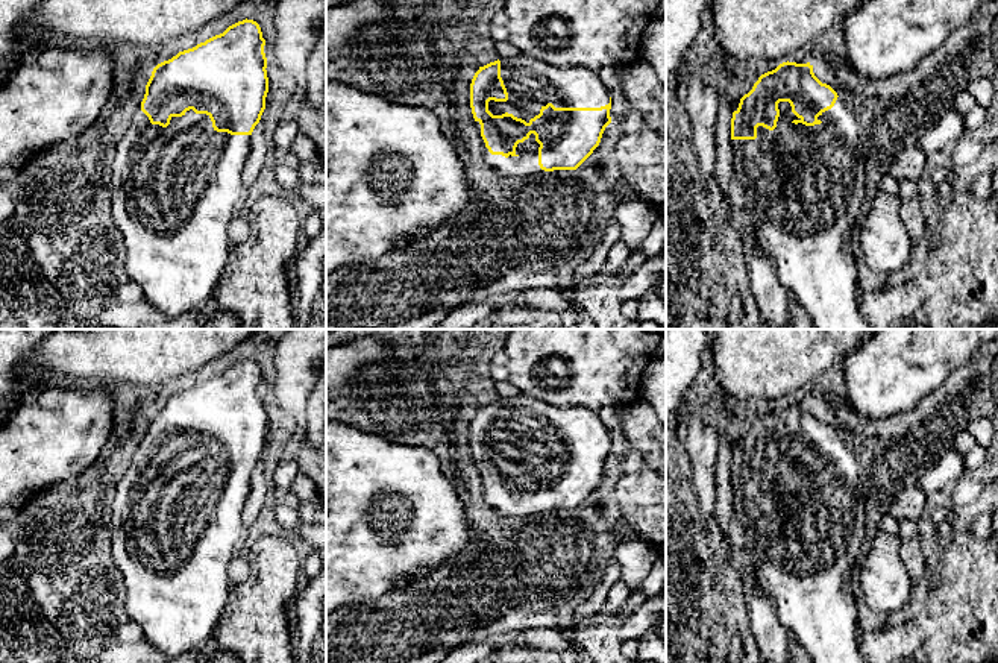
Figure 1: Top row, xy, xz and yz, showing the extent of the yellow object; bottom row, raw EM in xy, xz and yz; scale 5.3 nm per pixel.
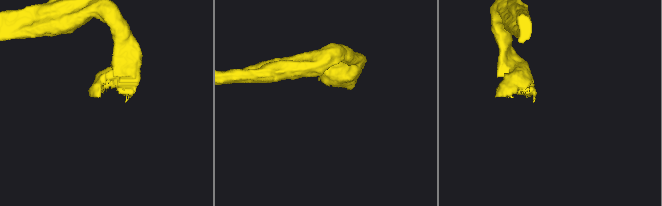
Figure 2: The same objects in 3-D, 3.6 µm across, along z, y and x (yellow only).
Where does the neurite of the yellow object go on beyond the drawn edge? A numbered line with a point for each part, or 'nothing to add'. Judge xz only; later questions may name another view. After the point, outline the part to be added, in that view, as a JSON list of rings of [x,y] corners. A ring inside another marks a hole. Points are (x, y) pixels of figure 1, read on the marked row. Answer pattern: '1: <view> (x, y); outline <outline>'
1: xz (531, 82); outline [[[526,55],[499,61],[508,100],[490,100],[493,115],[508,112],[529,123],[548,103],[555,108],[601,108],[610,103],[611,91],[595,70],[560,68]]]

